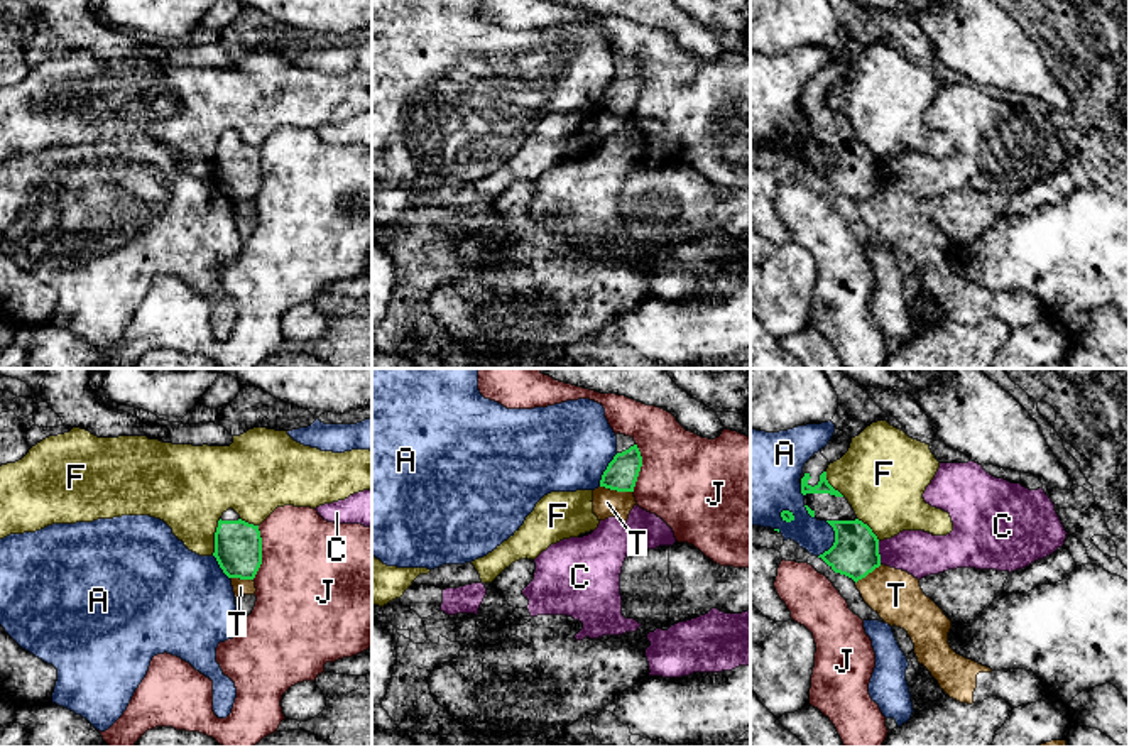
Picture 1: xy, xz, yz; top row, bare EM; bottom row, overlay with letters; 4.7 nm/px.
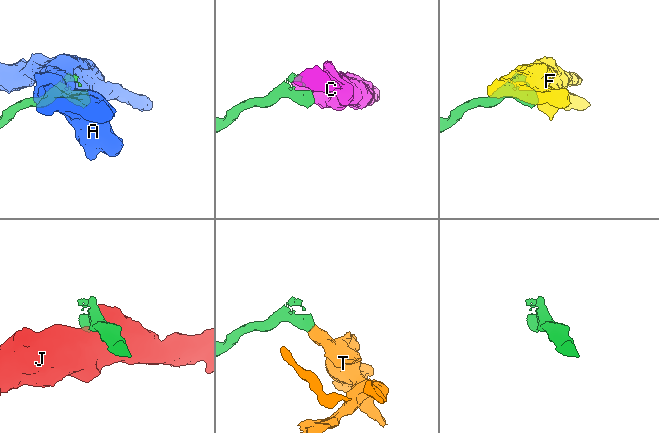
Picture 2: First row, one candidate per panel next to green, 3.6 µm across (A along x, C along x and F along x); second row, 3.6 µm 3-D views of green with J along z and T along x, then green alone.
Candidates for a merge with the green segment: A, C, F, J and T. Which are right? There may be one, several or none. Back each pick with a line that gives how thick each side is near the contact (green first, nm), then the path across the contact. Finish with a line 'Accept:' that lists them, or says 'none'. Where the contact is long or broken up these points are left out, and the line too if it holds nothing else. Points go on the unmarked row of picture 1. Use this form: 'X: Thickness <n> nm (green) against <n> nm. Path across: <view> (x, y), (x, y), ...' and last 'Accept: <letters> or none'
Accept: none

